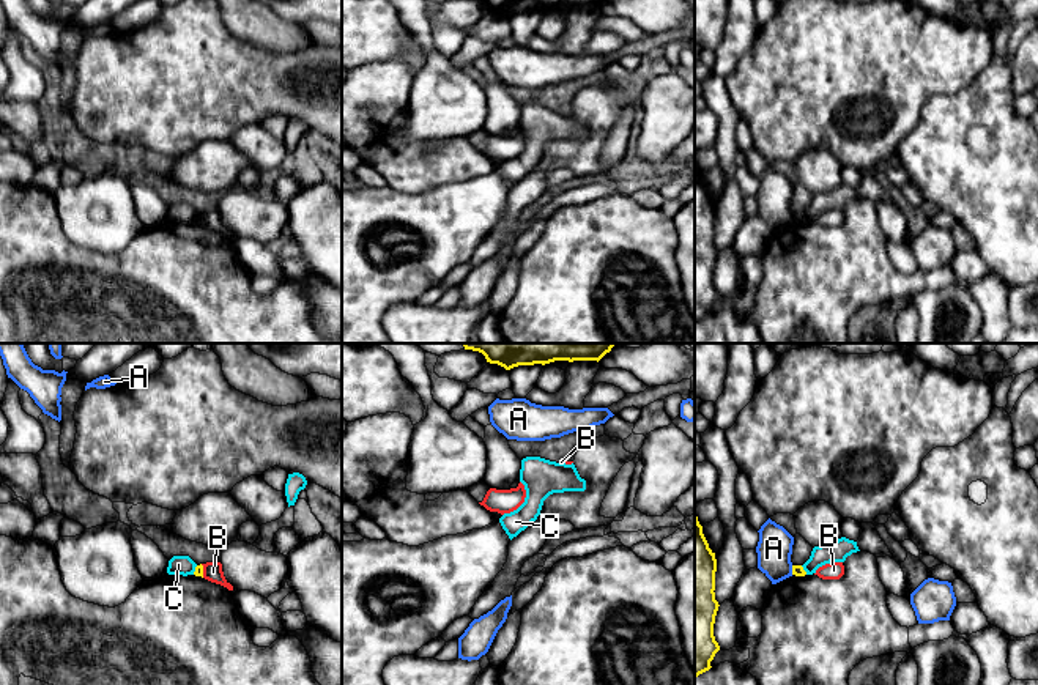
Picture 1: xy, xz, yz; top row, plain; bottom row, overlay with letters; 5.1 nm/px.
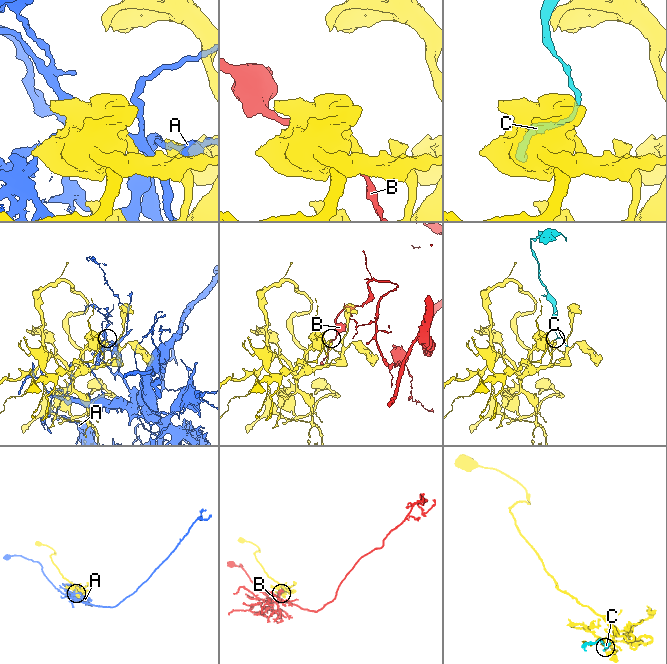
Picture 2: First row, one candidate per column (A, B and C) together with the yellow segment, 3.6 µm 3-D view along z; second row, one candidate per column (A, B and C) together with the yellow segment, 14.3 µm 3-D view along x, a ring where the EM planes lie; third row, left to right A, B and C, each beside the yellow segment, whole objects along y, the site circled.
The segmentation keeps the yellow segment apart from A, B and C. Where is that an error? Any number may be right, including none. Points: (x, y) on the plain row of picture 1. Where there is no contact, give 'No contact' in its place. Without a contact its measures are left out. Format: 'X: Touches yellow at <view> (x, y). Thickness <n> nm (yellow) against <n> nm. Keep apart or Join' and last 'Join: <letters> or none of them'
A: Touches yellow at yz (793, 218). Thickness 60 nm (yellow) against 180 nm. Keep apart
B: Touches yellow at xy (202, 218). Thickness 50 nm (yellow) against 100 nm. Keep apart
C: Touches yellow at xy (196, 218). Thickness 50 nm (yellow) against 100 nm. Keep apart
Join: none of them

